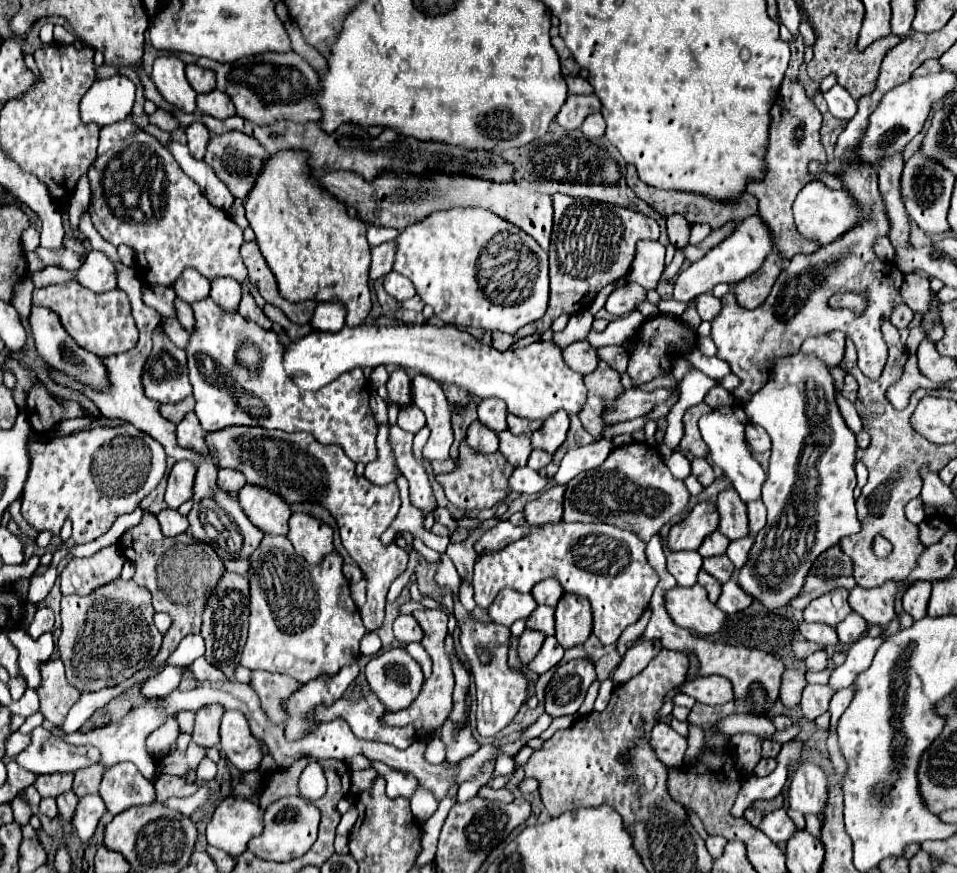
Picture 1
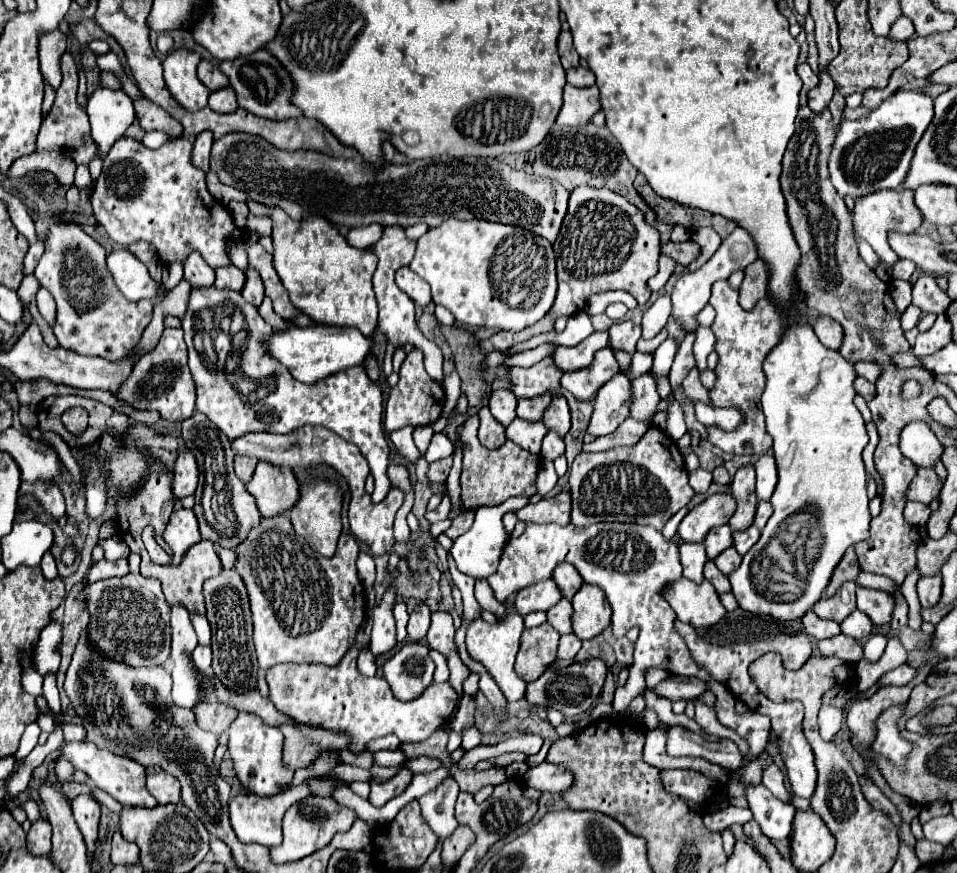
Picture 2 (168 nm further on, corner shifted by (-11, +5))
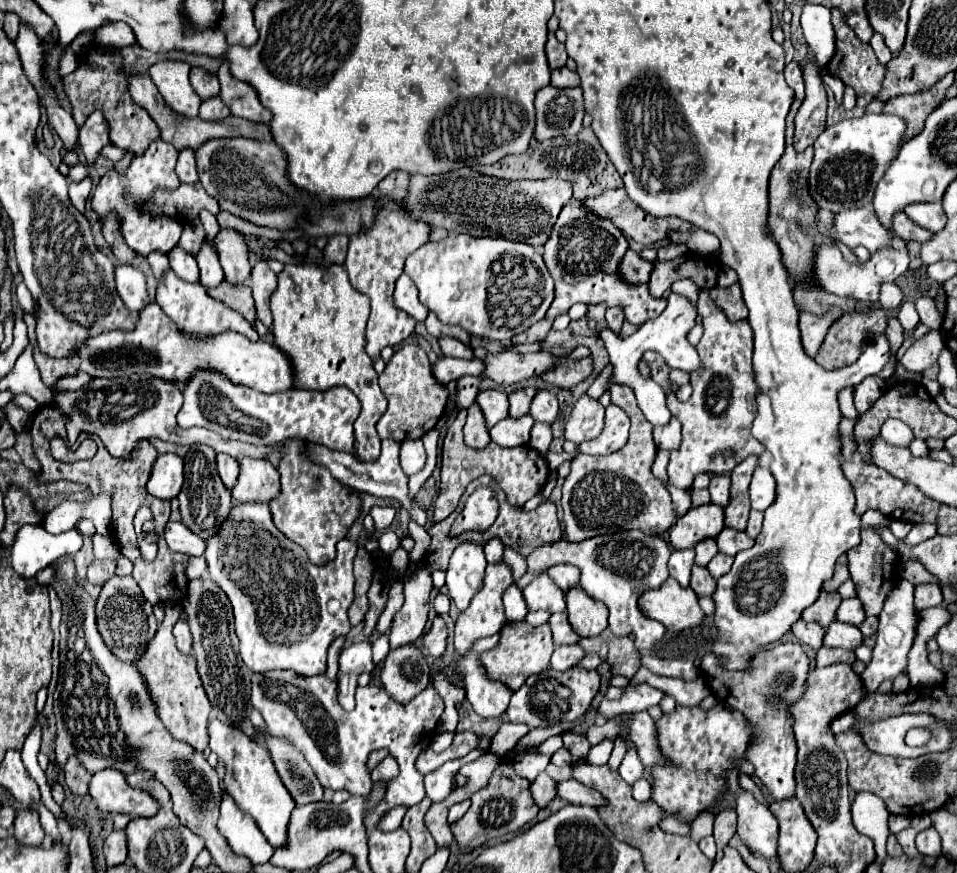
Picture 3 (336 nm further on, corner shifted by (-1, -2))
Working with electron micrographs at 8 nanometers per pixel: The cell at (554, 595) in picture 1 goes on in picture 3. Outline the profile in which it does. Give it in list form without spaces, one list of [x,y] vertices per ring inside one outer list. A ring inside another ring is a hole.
[[[559,564],[559,566],[551,566],[547,570],[547,574],[551,576],[551,580],[563,590],[567,592],[569,588],[573,588],[579,582],[579,570],[575,566],[567,566],[567,564]]]

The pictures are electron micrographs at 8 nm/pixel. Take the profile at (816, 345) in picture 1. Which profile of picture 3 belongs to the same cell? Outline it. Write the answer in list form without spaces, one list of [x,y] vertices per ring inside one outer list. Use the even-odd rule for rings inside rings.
[[[833,308],[827,316],[815,316],[815,314],[807,314],[807,312],[799,314],[801,342],[803,342],[803,348],[805,348],[807,356],[815,358],[815,354],[819,352],[819,348],[825,340],[825,334],[829,330],[831,320],[839,320],[841,314],[843,312],[839,312],[839,308]]]

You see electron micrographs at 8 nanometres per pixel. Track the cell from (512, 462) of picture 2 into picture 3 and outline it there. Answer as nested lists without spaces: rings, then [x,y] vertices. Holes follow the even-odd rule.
[[[459,410],[457,418],[449,424],[447,428],[447,436],[443,442],[443,468],[441,468],[441,484],[439,484],[439,496],[435,502],[435,512],[433,512],[433,520],[441,522],[445,520],[459,504],[459,498],[463,496],[467,484],[483,474],[489,474],[497,480],[499,488],[507,494],[507,502],[511,506],[523,506],[529,498],[533,498],[535,494],[541,492],[541,488],[545,486],[547,478],[549,478],[549,466],[547,460],[523,446],[523,448],[501,448],[495,442],[491,442],[487,448],[483,450],[471,450],[465,446],[463,442],[463,424],[465,424],[465,410]]]

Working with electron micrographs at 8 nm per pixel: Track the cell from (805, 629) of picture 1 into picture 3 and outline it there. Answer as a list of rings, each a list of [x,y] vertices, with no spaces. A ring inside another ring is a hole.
[[[797,620],[797,622],[791,626],[791,632],[795,634],[795,638],[797,638],[801,644],[811,646],[813,650],[819,650],[819,648],[823,646],[825,630],[823,630],[819,624],[807,624],[805,620]]]

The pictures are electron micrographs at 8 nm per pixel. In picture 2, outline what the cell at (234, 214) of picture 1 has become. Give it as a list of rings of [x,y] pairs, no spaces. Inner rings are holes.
[[[249,215],[247,227],[253,229],[253,231],[257,231],[259,235],[271,235],[271,219],[269,219],[269,217],[255,217],[255,215]]]

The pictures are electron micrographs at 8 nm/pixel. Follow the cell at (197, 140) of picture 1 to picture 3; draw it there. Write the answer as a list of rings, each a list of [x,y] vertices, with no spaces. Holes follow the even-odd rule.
[[[187,148],[187,150],[179,152],[177,176],[185,184],[195,184],[199,180],[199,176],[197,176],[197,164],[195,164],[195,150]]]

